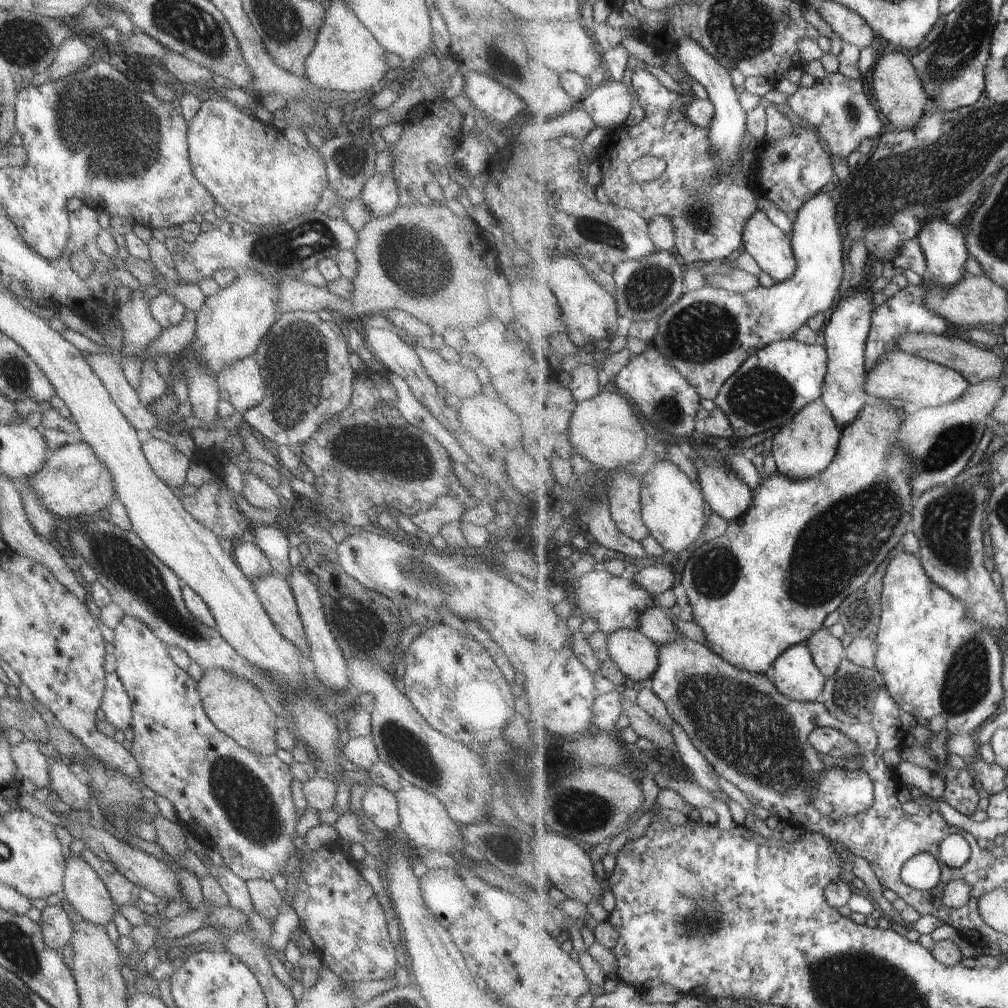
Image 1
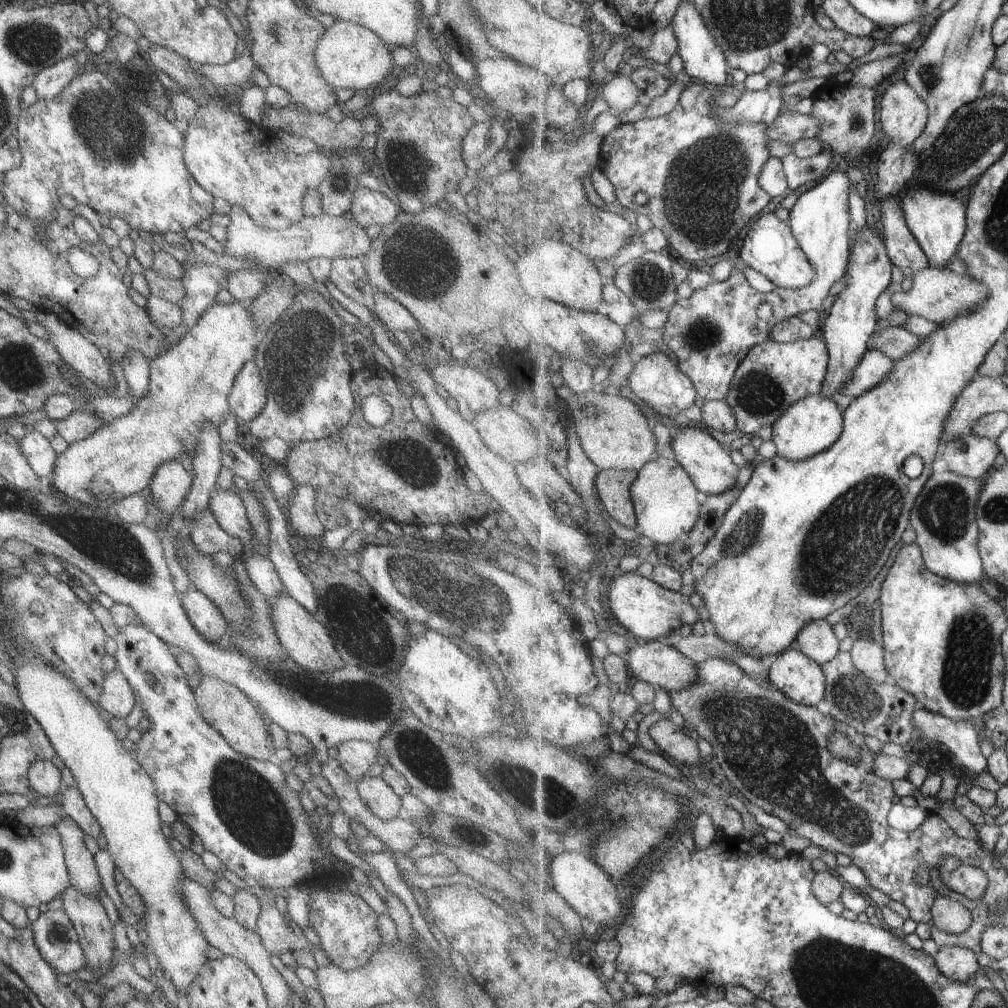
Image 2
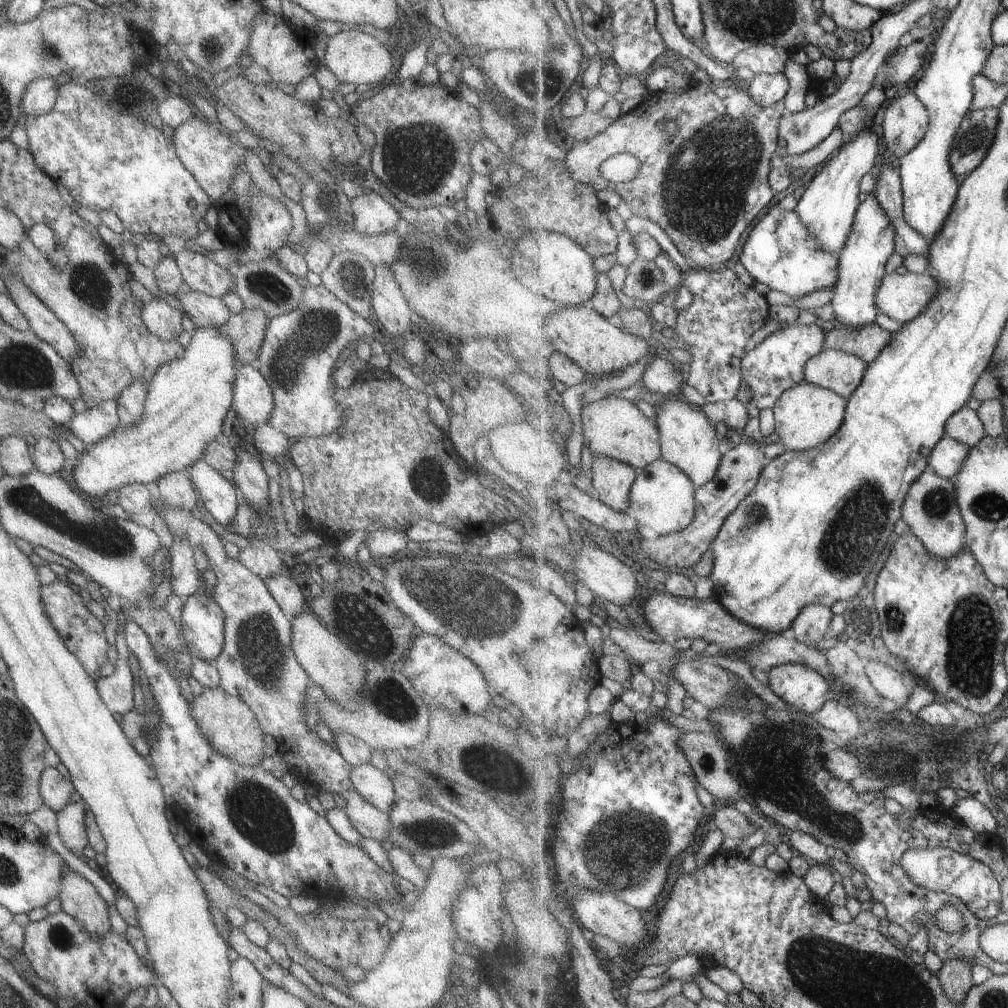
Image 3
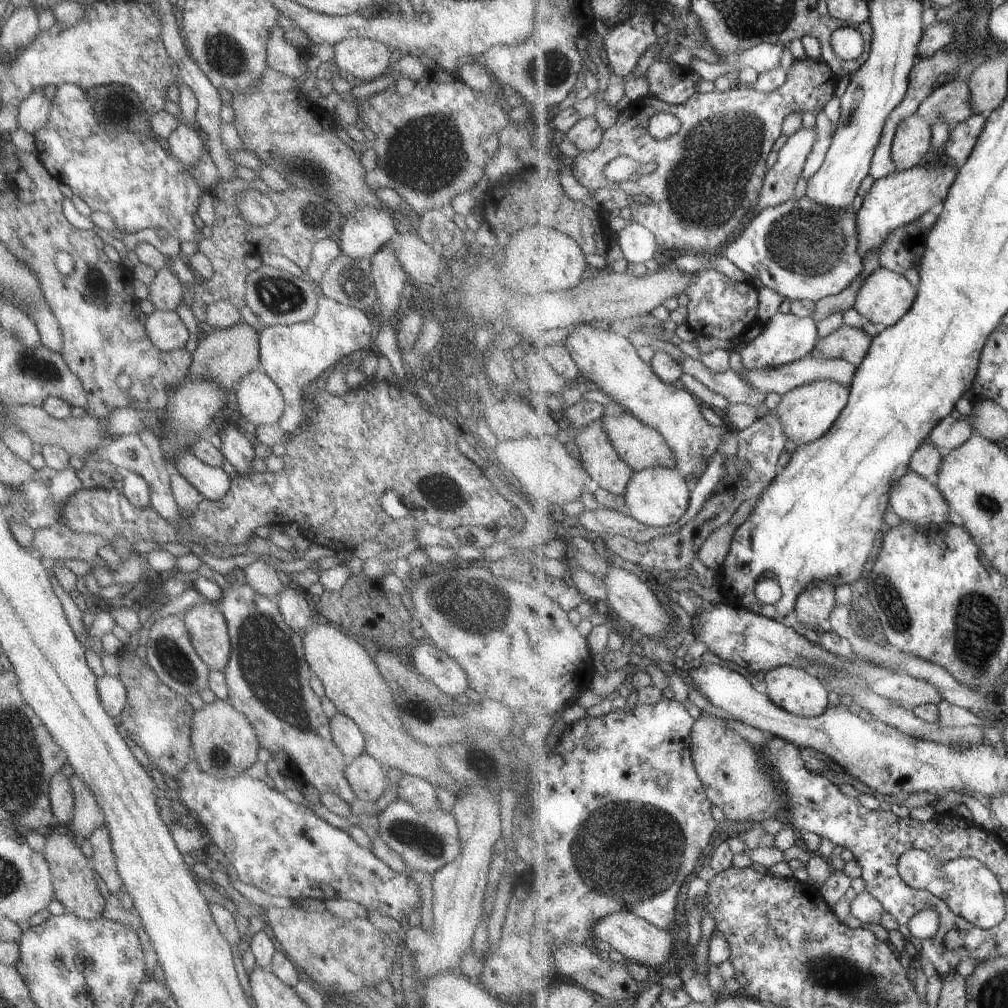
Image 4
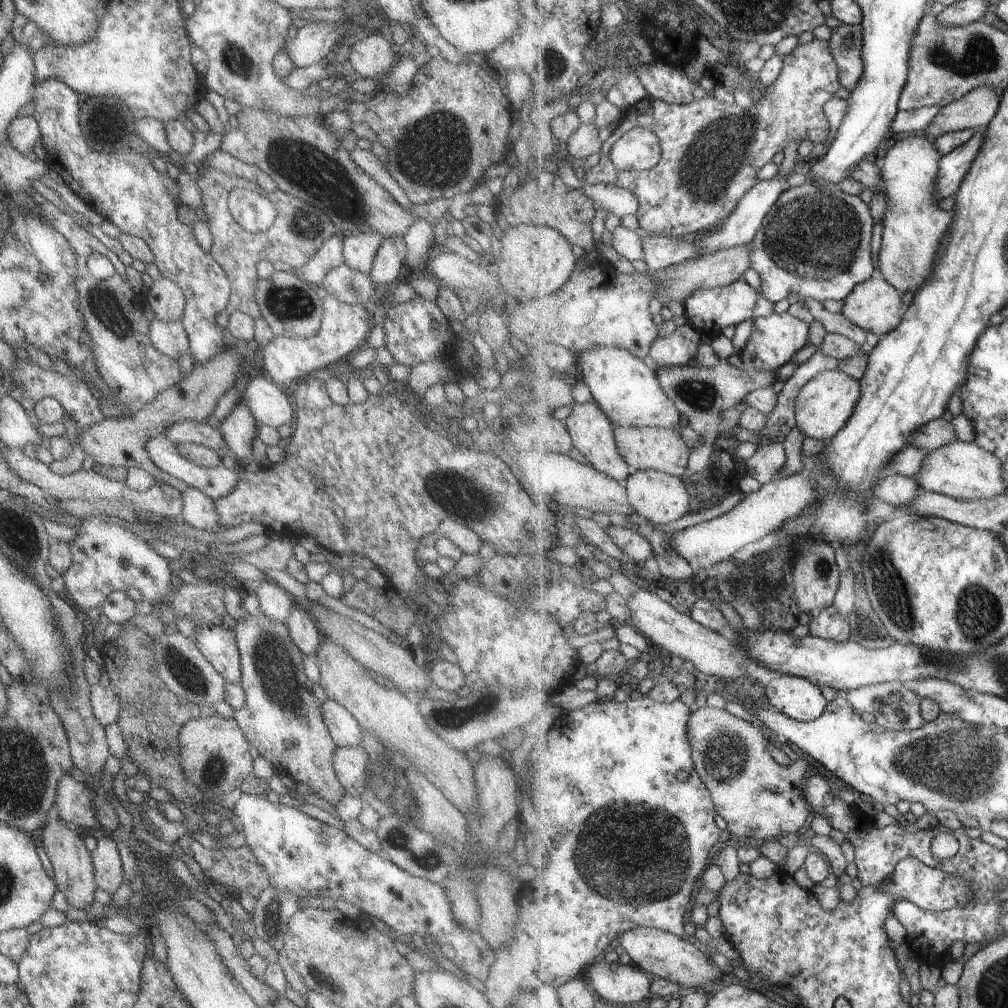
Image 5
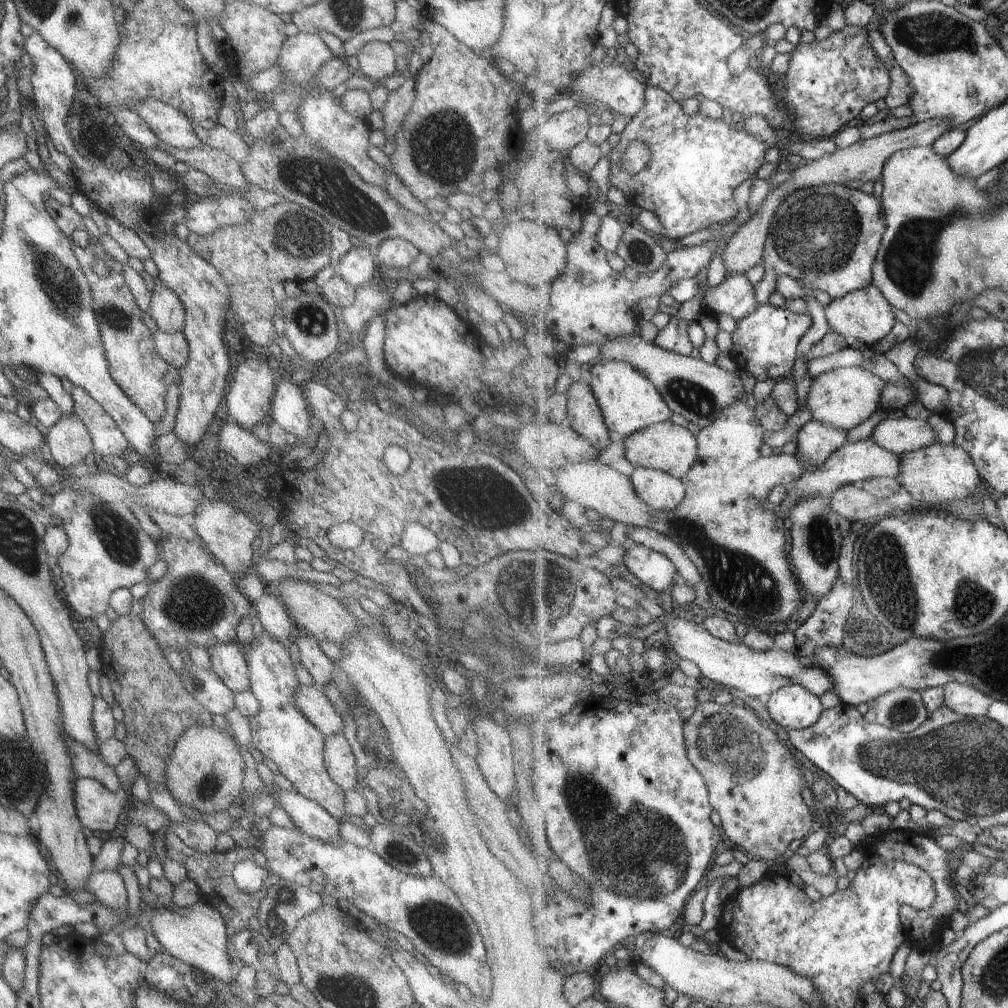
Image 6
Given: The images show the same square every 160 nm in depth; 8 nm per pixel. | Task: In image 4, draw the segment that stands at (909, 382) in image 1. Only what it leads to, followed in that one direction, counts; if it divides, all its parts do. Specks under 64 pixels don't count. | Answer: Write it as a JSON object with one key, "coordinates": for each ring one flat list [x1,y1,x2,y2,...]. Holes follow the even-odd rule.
{"coordinates":[[805,356,798,361,787,363,774,369,743,369,742,379,746,383,749,383,762,393,771,394,771,392,776,392,783,396,798,386,823,379,834,380,849,387,853,382,858,367,845,359,815,359]]}

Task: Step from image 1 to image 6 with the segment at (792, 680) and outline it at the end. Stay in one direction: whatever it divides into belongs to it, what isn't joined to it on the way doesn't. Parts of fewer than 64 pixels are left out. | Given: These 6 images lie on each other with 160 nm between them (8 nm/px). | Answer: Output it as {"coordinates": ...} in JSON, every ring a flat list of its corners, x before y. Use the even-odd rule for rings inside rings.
{"coordinates":[[787,685,766,699,771,718,785,730,806,729,824,714,819,697,803,685]]}

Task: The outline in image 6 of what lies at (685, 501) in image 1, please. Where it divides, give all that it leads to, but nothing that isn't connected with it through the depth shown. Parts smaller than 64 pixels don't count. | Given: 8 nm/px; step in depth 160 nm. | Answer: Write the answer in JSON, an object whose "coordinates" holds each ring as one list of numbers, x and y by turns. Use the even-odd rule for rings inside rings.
{"coordinates":[[628,468,636,493,655,510,676,511,687,495,685,480,661,469]]}

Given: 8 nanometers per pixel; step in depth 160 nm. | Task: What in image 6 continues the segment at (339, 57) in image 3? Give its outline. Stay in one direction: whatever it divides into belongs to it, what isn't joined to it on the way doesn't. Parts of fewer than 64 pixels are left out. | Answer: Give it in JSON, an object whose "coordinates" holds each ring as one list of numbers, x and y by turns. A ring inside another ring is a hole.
{"coordinates":[[369,41,355,56,358,60,357,74,364,74,372,82,395,74,395,55,389,43]]}

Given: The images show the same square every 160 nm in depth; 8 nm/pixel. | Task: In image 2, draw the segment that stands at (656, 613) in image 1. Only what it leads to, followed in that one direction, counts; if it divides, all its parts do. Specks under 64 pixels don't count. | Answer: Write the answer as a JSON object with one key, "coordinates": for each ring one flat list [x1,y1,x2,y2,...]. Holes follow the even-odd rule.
{"coordinates":[[710,625,703,636,690,634,687,637,679,636,679,630,663,640,666,645,677,647,682,653,697,663,709,659,725,659,733,661,736,657,744,657,746,652,735,643,730,643,718,635,715,626]]}

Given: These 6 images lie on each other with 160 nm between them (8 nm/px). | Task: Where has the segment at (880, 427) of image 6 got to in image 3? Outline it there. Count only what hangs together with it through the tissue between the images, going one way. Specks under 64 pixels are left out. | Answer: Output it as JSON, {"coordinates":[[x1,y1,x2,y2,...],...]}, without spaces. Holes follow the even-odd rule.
{"coordinates":[[965,406,948,420,944,436,973,448,985,438,985,426,977,412]]}

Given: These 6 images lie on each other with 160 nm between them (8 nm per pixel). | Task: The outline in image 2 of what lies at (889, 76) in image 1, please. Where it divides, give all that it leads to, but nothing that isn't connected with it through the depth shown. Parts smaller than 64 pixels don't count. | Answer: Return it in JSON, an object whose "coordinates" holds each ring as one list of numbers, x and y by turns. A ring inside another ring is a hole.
{"coordinates":[[907,81,889,82,880,101,880,123,890,141,906,149,925,132,928,104]]}

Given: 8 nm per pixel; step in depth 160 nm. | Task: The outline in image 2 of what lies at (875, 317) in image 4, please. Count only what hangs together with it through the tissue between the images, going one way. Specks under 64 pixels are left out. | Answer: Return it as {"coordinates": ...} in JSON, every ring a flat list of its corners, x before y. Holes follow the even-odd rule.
{"coordinates":[[929,266,912,274,912,287,891,295,891,302,897,309,905,309,910,315,922,316,937,325,961,315,968,315,991,295,989,287,967,275,960,275,944,267]]}

